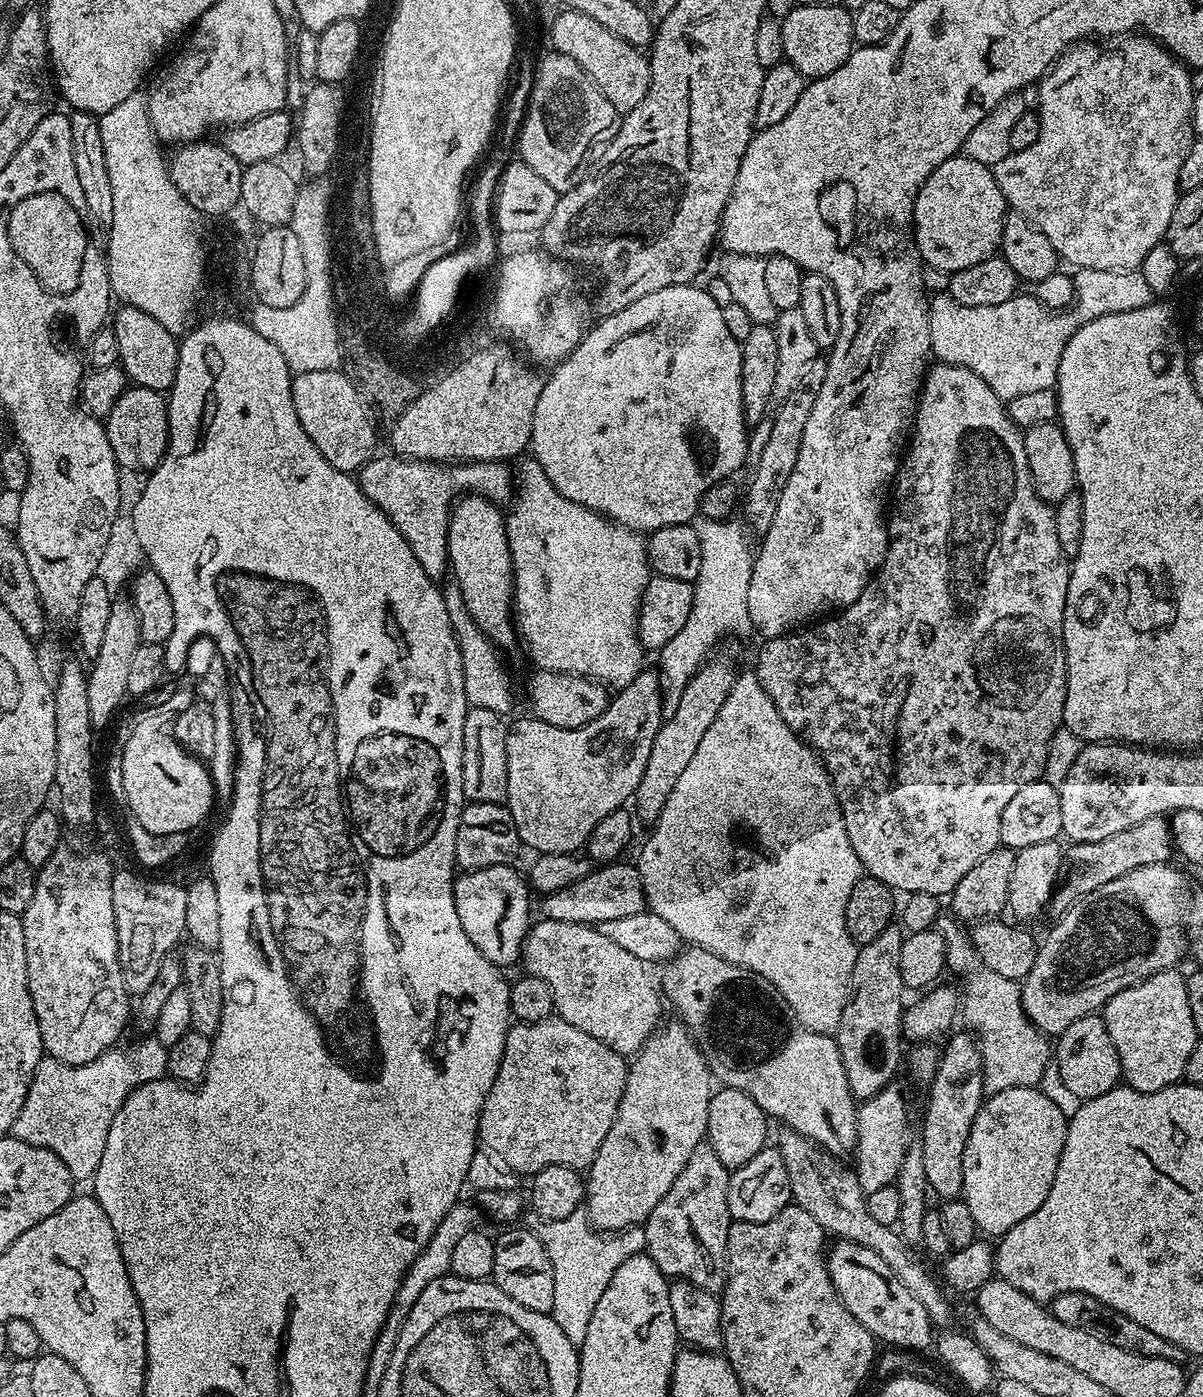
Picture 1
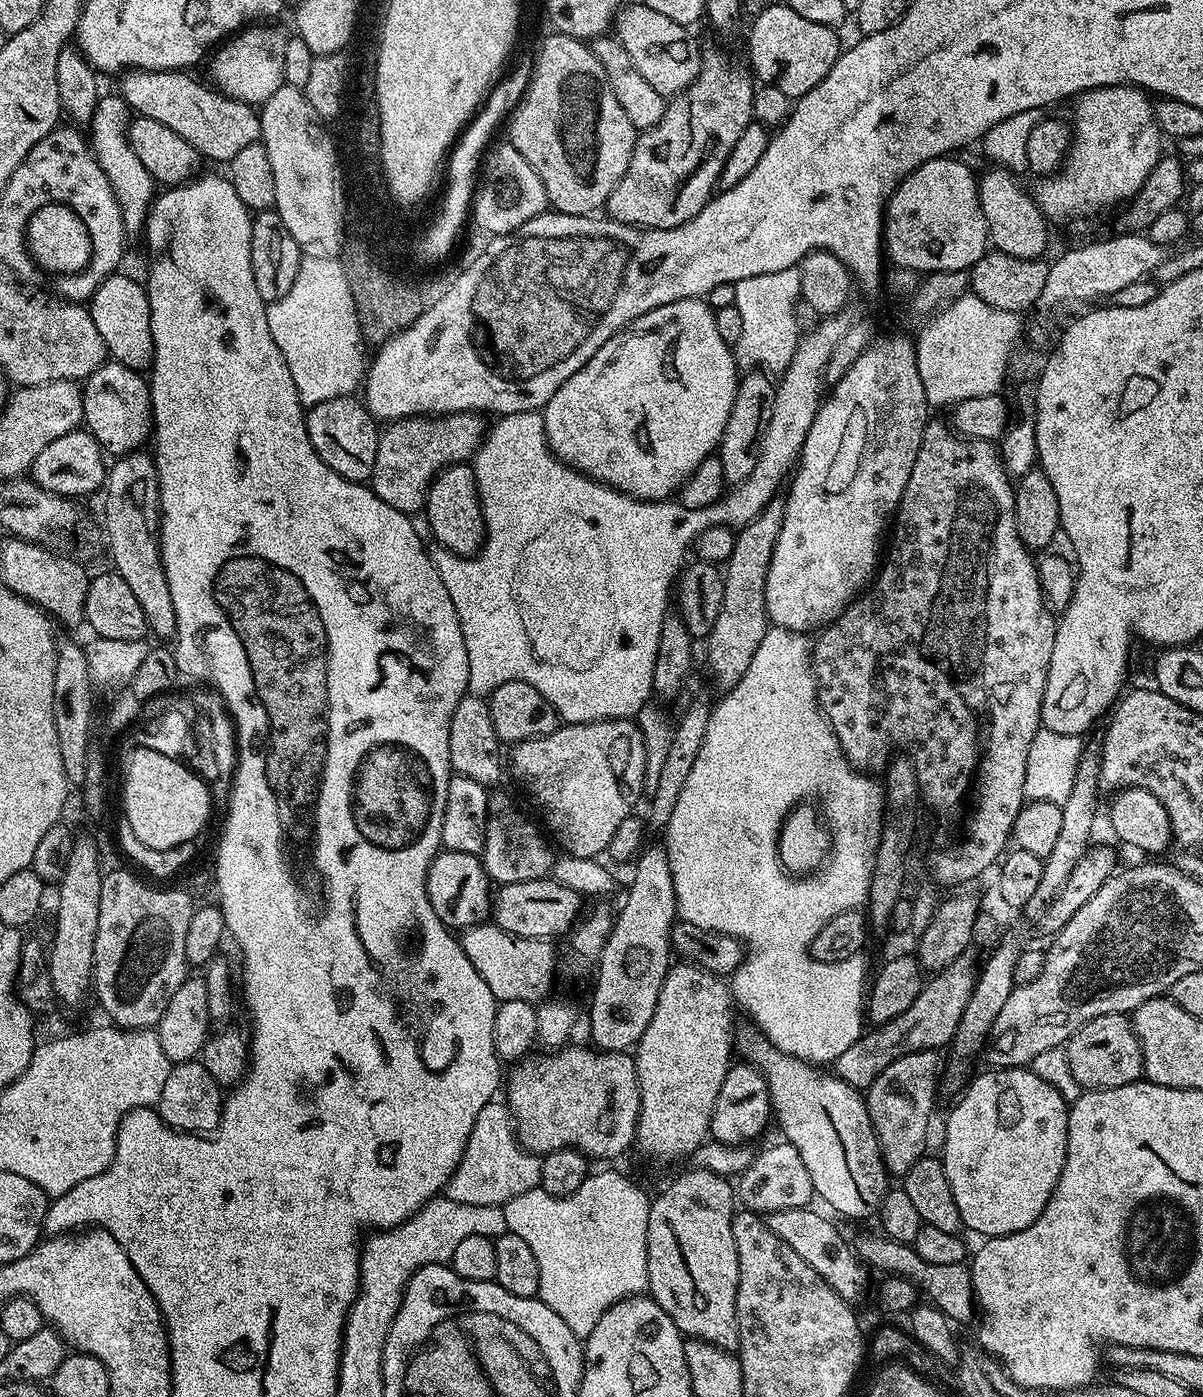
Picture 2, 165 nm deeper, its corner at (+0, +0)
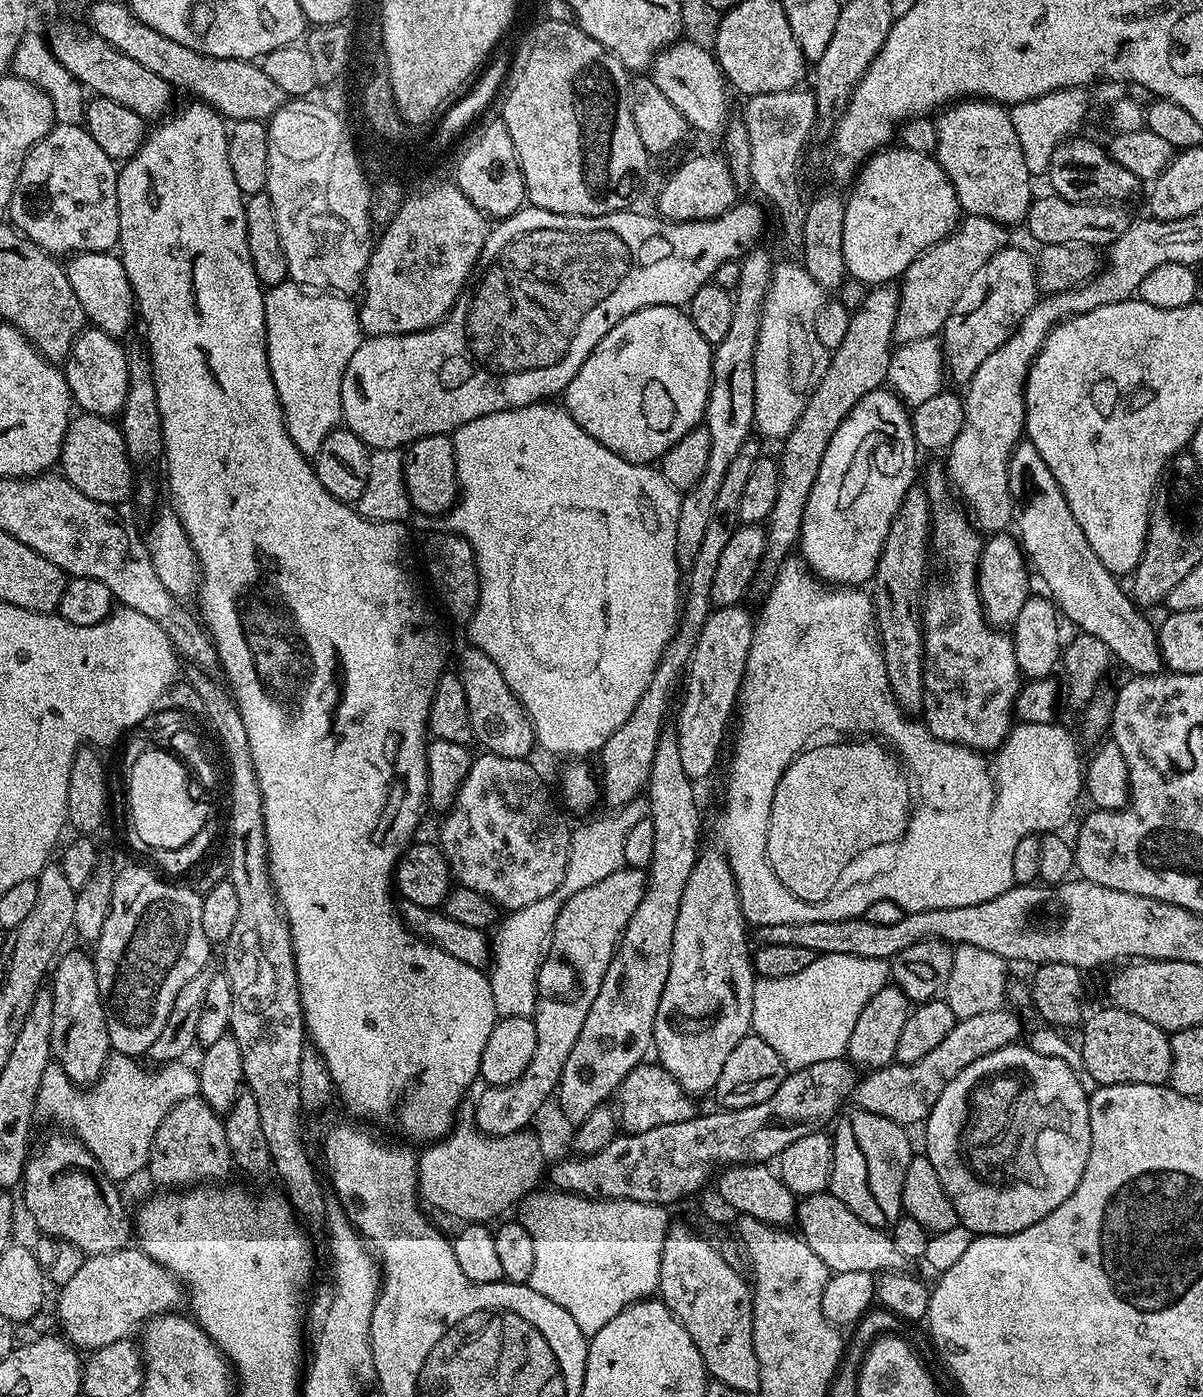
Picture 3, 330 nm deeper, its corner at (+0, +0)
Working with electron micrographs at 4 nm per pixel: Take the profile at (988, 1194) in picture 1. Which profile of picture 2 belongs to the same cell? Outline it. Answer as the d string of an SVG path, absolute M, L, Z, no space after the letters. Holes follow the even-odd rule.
M1031 1067L1022 1068L1001 1068L999 1070L987 1070L981 1076L976 1076L972 1080L972 1085L963 1089L960 1101L948 1112L948 1121L944 1124L944 1156L942 1163L944 1173L950 1182L950 1190L954 1190L954 1202L958 1202L958 1214L962 1214L962 1222L967 1231L977 1232L980 1238L991 1238L993 1236L1005 1236L1014 1234L1018 1230L1026 1230L1042 1214L1046 1202L1050 1202L1050 1194L1054 1194L1054 1186L1062 1174L1062 1166L1066 1162L1068 1153L1068 1110L1069 1101L1058 1094L1058 1090L1050 1084L1038 1078Z

